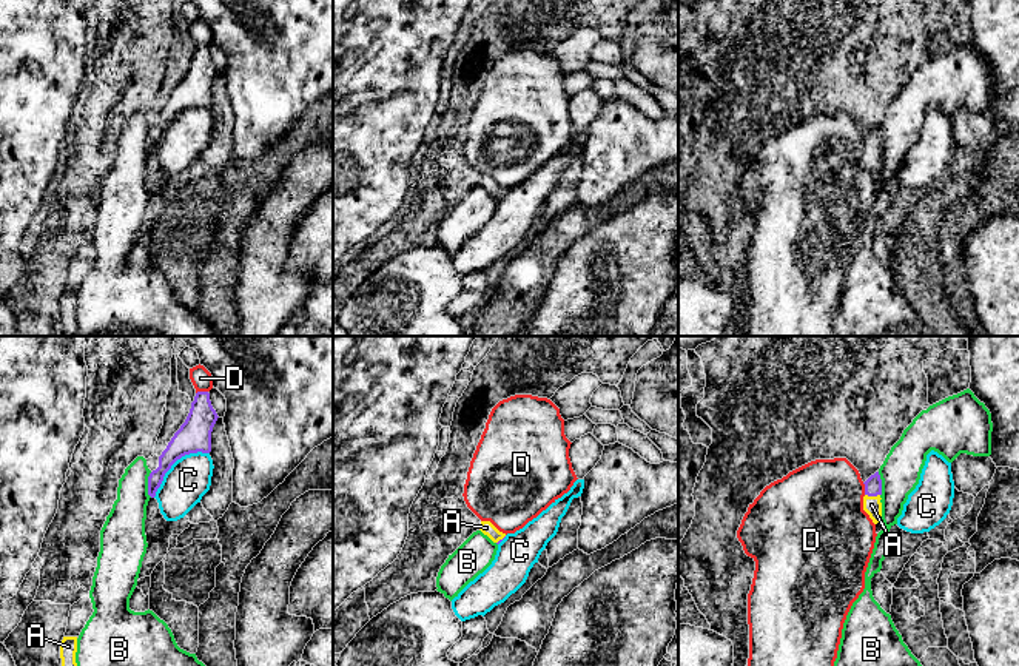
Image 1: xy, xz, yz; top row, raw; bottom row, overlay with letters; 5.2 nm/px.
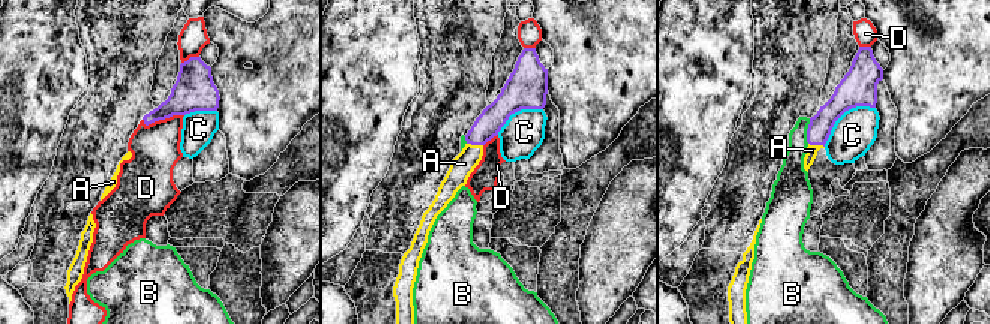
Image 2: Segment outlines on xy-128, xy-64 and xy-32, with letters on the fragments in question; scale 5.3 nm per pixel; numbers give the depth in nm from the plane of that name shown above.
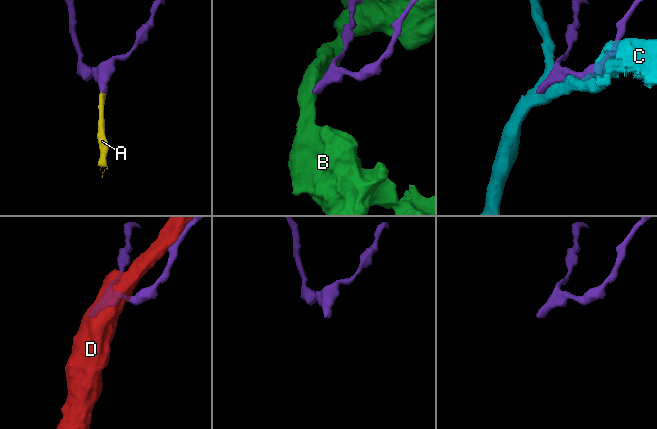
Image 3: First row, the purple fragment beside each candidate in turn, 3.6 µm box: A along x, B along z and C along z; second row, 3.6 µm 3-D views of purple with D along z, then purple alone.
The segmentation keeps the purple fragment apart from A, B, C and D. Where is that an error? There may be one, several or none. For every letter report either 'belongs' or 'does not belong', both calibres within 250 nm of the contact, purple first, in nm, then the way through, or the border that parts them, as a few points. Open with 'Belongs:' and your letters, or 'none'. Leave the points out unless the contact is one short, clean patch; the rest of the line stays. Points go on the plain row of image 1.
Belongs: A
A: belongs; 100 nm thick on the purple side, 100 nm on the other; runs through yz (873, 141), (873, 150), (871, 159)
B: does not belong; 110 nm thick on the purple side, 200 nm on the other
C: does not belong; 180 nm thick on the purple side, 220 nm on the other
D: does not belong; 180 nm thick on the purple side, 110 nm on the other

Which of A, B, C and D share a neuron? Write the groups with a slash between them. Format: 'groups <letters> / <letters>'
groups A / B / C / D

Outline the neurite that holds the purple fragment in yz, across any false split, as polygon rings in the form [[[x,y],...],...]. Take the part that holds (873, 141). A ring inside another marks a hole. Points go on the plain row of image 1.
[[[879,126],[871,130],[865,137],[863,165],[869,170],[874,179],[882,174],[882,134]]]

